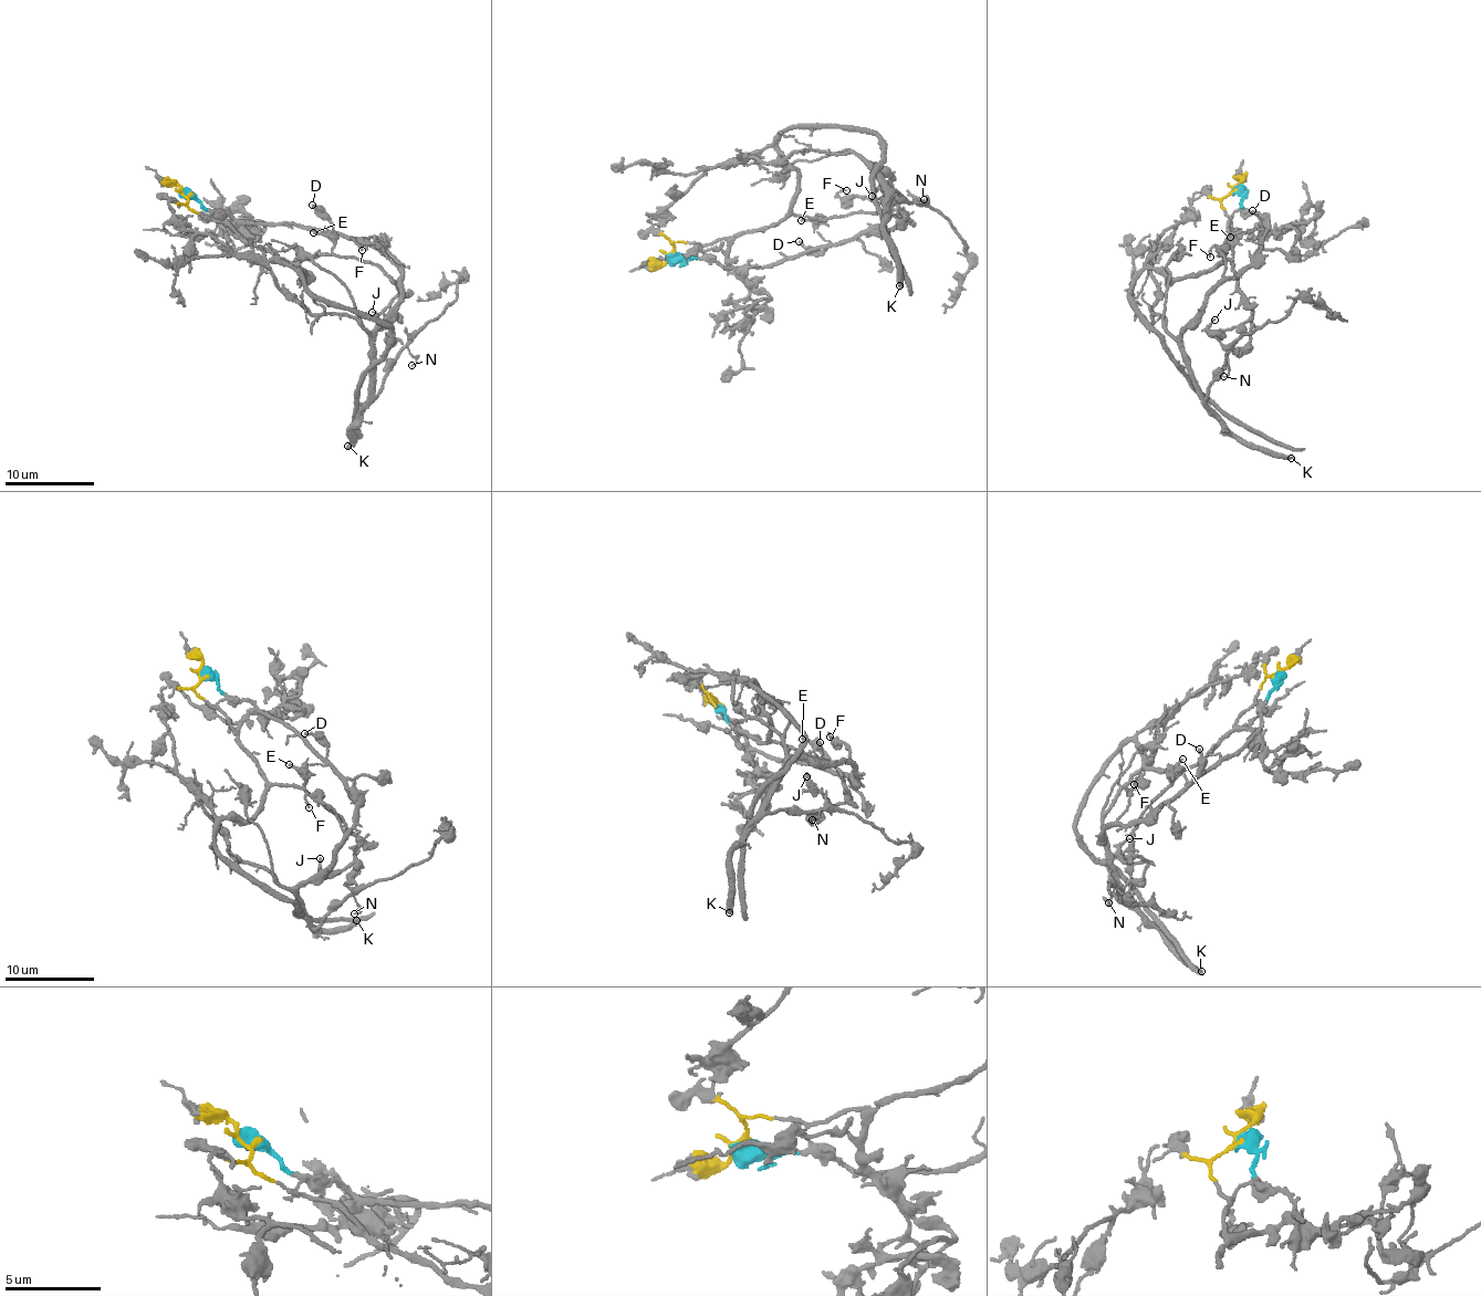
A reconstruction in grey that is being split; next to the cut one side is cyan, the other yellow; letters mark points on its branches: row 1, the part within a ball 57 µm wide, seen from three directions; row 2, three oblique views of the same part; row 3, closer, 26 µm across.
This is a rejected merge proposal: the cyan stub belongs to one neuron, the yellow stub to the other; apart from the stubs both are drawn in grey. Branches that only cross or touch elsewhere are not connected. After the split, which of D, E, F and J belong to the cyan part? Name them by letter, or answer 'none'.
D, F

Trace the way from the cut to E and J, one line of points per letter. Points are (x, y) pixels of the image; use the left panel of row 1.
E: (184, 196), (189, 207), (228, 222), (250, 242), (288, 261), (329, 253), (333, 242), (313, 233)
J: (184, 196), (189, 207), (280, 258), (373, 262), (399, 294), (392, 321), (372, 312)

